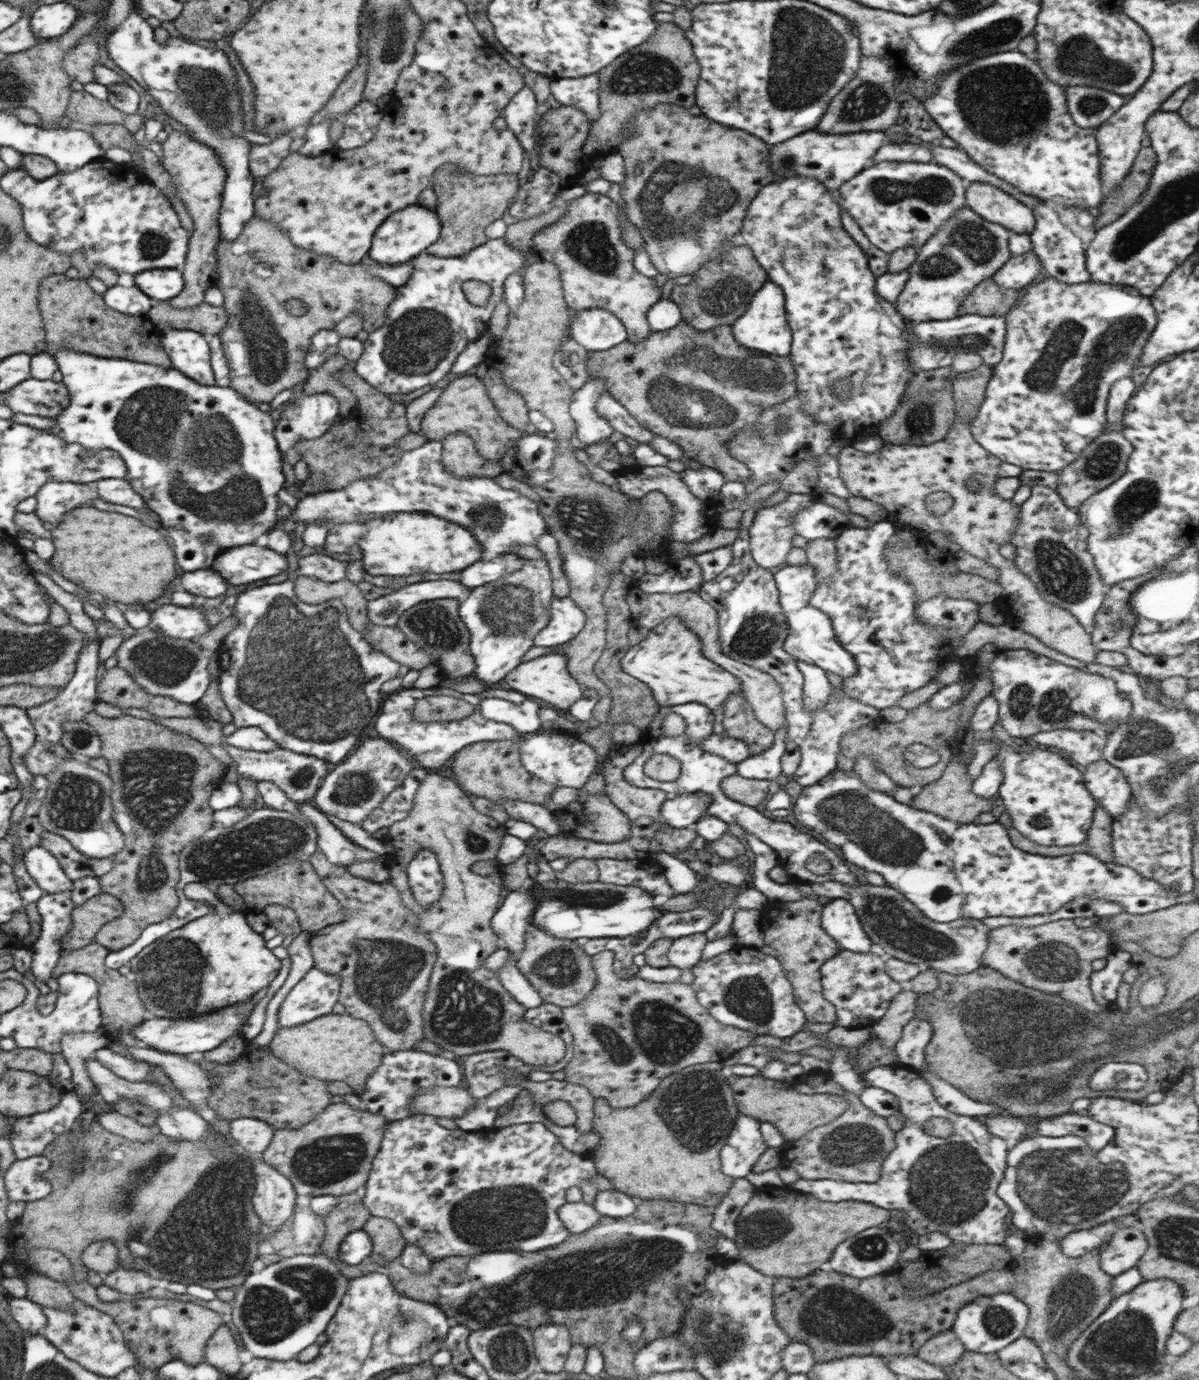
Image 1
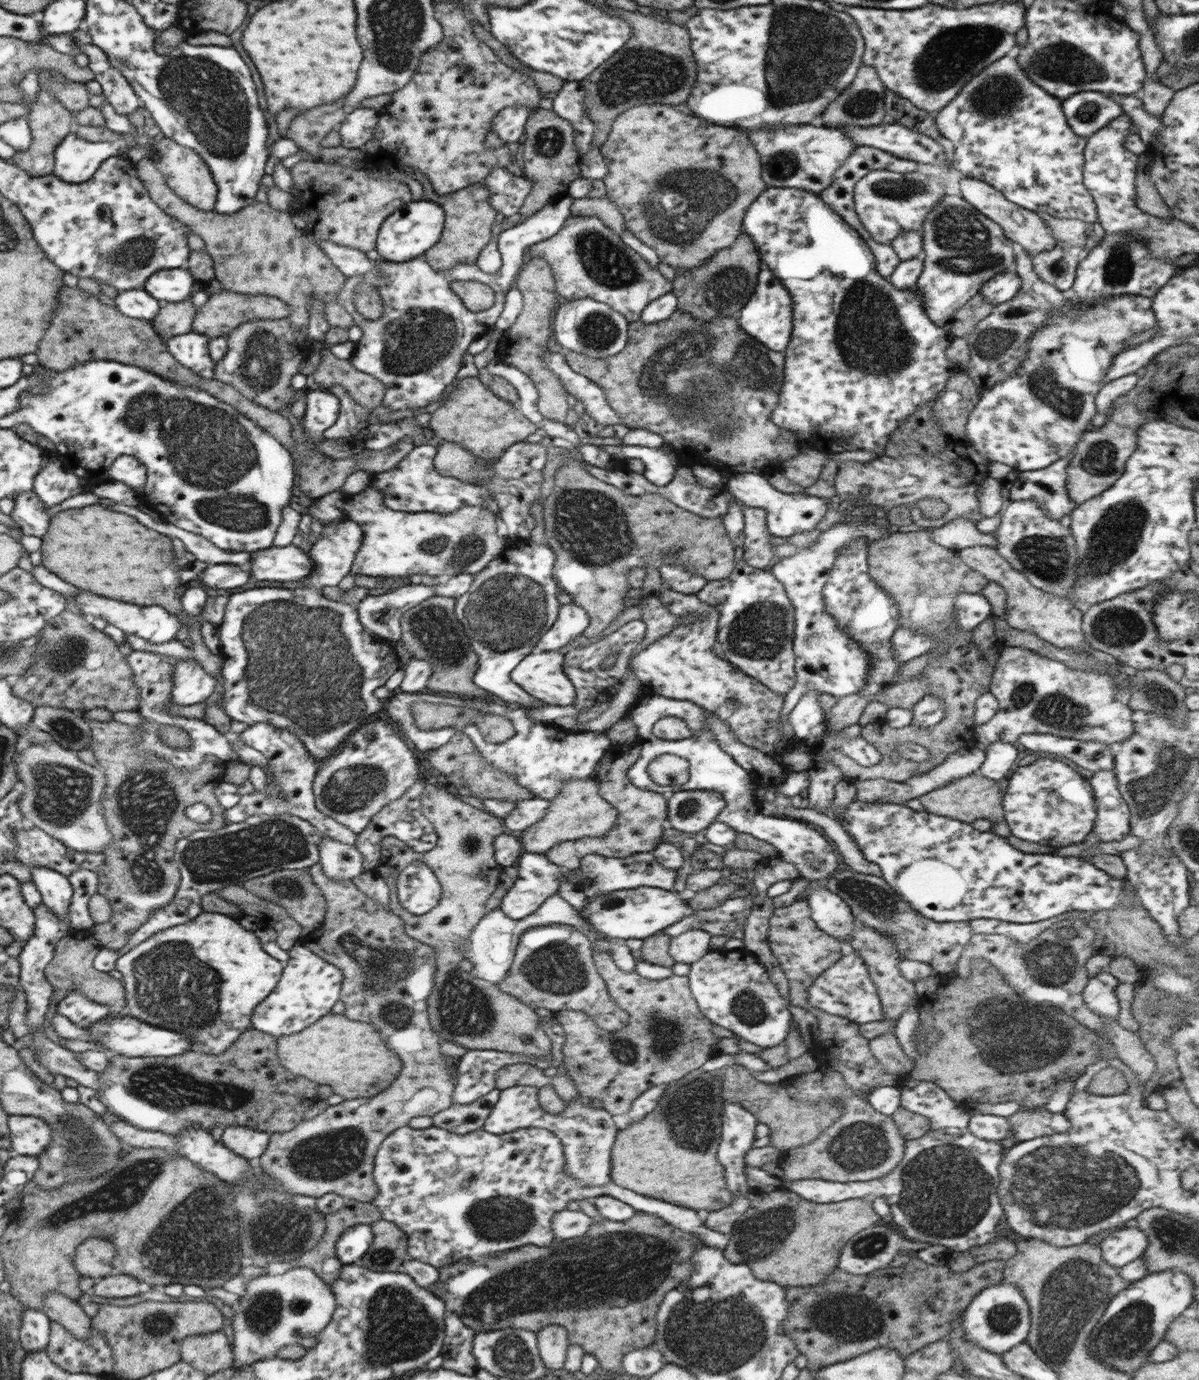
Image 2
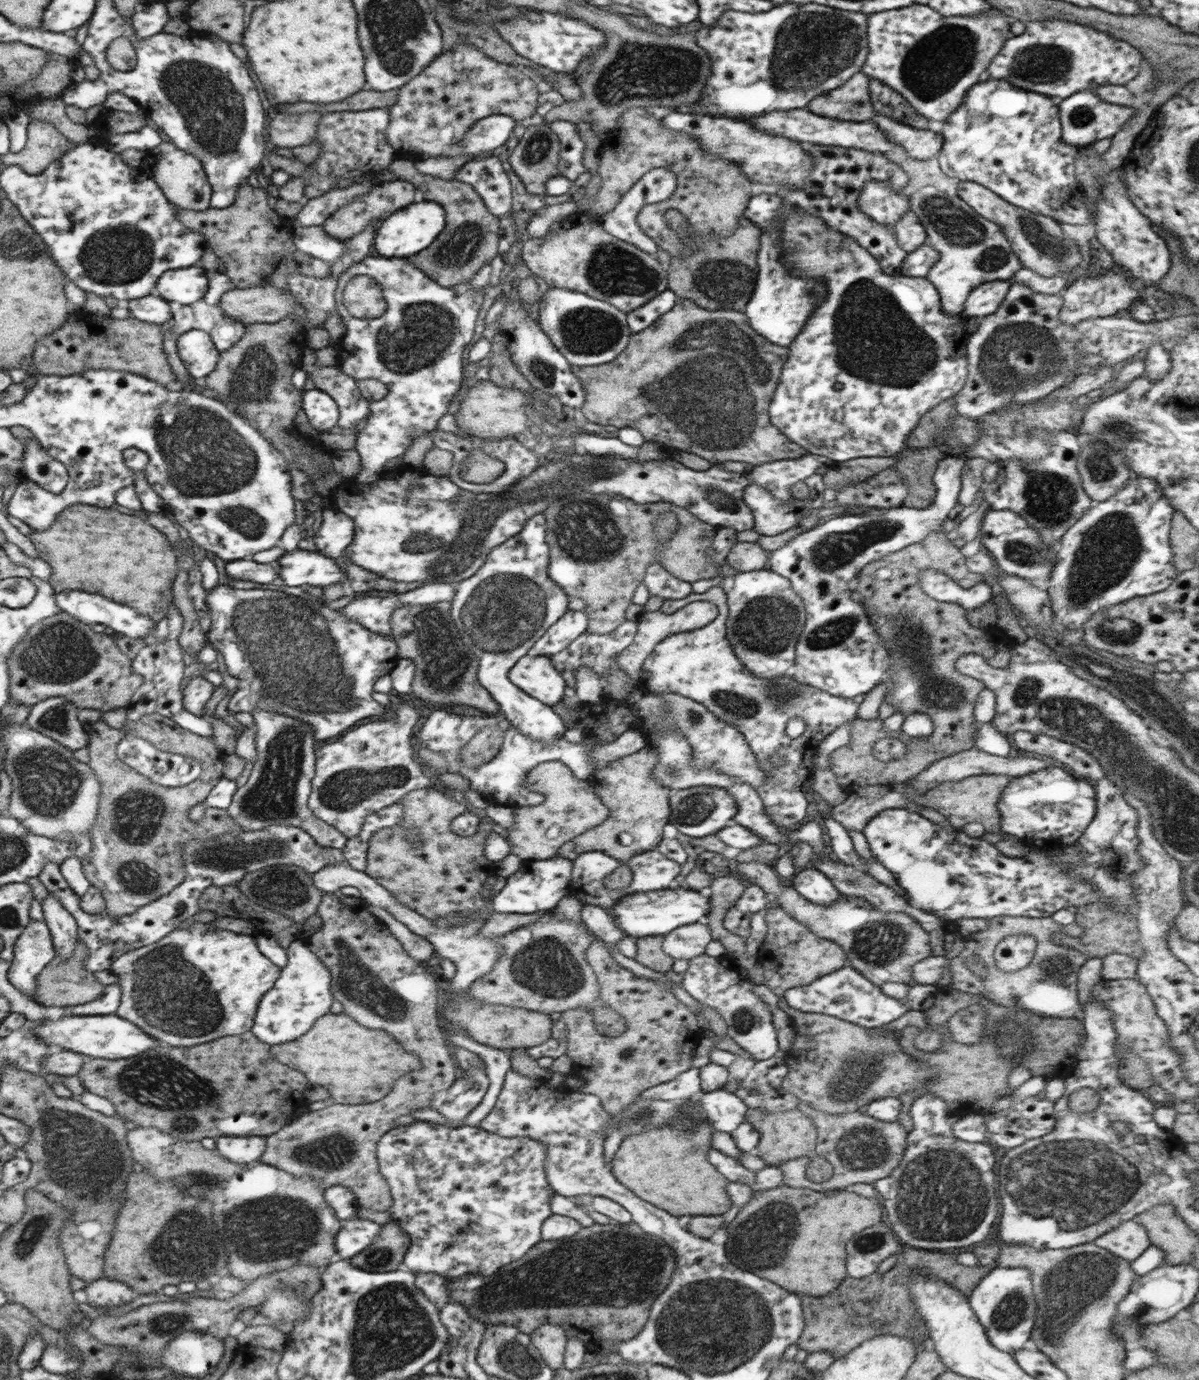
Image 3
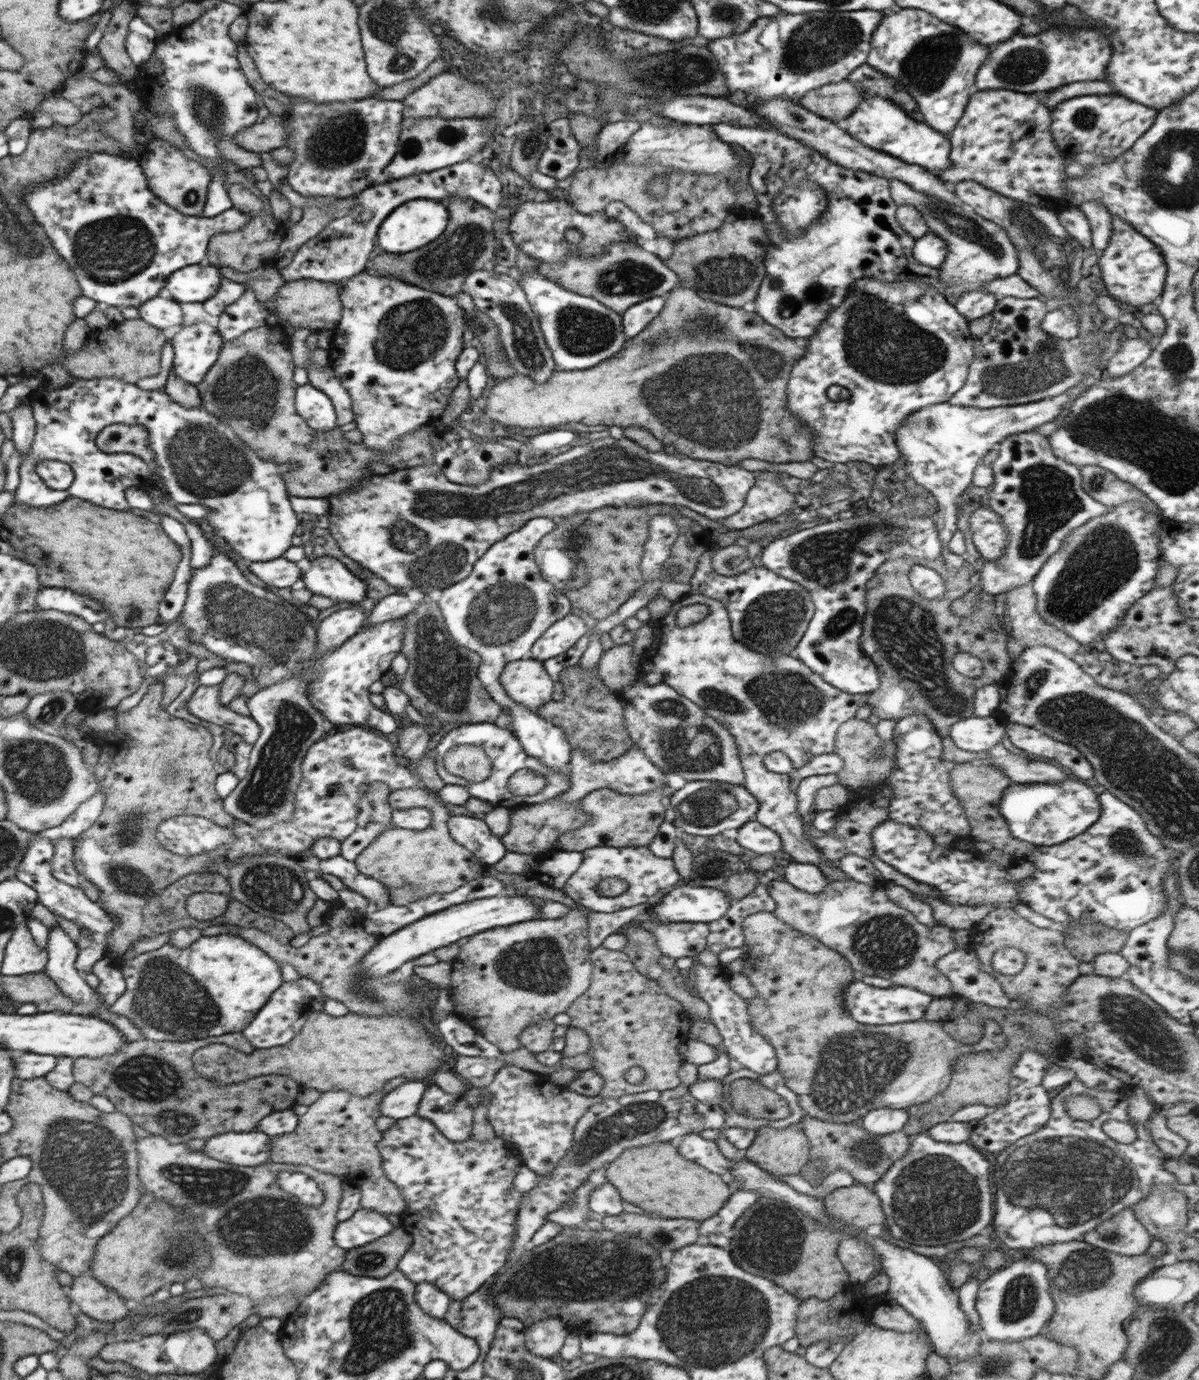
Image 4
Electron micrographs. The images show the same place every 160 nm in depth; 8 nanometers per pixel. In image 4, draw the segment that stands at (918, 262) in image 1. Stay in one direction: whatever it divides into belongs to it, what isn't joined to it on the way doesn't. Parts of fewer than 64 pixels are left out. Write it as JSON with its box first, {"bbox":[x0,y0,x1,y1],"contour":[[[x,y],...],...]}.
{"bbox":[889,179,1018,304],"contour":[[[890,179],[889,194],[896,205],[911,205],[925,221],[929,232],[940,236],[947,243],[945,260],[940,264],[940,279],[946,284],[945,298],[953,304],[961,292],[977,290],[984,282],[1005,278],[1018,269],[1018,256],[1006,232],[993,222],[981,218],[966,204],[953,205],[934,196],[927,196],[909,188],[898,180]]]}

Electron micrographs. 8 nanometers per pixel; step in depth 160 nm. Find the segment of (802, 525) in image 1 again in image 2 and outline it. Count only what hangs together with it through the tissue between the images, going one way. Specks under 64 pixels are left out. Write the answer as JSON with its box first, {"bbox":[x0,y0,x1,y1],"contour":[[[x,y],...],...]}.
{"bbox":[725,473,827,537],"contour":[[[735,473],[725,482],[727,492],[743,505],[763,508],[766,529],[772,536],[788,537],[814,528],[826,514],[827,501],[807,494],[782,494],[774,490],[759,473]]]}

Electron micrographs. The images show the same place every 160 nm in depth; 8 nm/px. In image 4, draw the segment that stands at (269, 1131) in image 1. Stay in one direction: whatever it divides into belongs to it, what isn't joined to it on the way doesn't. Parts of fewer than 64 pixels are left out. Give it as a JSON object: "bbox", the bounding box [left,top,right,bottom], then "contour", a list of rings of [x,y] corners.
{"bbox":[205,1130,270,1166],"contour":[[[254,1130],[216,1134],[206,1138],[205,1156],[235,1166],[257,1166],[268,1161],[270,1137]]]}

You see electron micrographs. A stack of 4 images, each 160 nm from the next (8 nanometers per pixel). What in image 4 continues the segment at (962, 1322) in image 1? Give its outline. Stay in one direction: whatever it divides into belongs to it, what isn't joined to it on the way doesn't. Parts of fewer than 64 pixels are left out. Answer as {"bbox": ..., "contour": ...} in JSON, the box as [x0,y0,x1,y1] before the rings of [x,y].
{"bbox":[974,1257,1055,1342],"contour":[[[1029,1257],[1008,1260],[1004,1266],[990,1273],[983,1282],[979,1282],[974,1300],[982,1338],[1019,1342],[1042,1332],[1055,1309],[1048,1286],[1048,1268]]]}

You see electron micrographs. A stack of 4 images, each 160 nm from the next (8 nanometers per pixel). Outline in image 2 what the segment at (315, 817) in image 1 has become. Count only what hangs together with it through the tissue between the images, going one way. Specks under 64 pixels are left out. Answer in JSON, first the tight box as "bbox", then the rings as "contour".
{"bbox":[317,837,363,881],"contour":[[[323,837],[317,850],[318,864],[329,881],[351,881],[363,871],[363,856],[354,845]]]}

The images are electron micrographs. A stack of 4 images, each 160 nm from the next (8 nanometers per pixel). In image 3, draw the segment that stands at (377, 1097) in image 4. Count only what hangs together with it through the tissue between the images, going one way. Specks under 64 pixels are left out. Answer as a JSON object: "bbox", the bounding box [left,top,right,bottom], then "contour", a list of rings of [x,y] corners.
{"bbox":[258,893,459,1212],"contour":[[[322,893],[316,913],[321,918],[321,927],[308,938],[305,945],[317,958],[319,958],[319,963],[321,963],[321,965],[323,965],[323,967],[329,971],[329,975],[331,975],[331,984],[329,985],[331,996],[334,998],[334,1000],[341,1003],[343,1009],[342,1012],[353,1018],[355,1022],[359,1022],[361,1026],[365,1026],[365,1028],[379,1028],[379,1030],[389,1032],[389,1034],[391,1034],[395,1040],[399,1040],[399,1042],[401,1042],[401,1046],[403,1046],[405,1050],[415,1053],[420,1058],[421,1066],[418,1068],[418,1070],[413,1070],[412,1073],[409,1073],[407,1078],[396,1078],[394,1083],[391,1085],[389,1092],[387,1092],[387,1094],[385,1094],[385,1096],[379,1100],[365,1104],[351,1105],[331,1102],[330,1105],[325,1106],[325,1108],[321,1108],[321,1110],[315,1110],[315,1112],[308,1110],[302,1111],[296,1119],[286,1123],[285,1126],[277,1129],[277,1132],[274,1132],[266,1137],[265,1148],[263,1149],[261,1156],[258,1158],[258,1161],[269,1166],[277,1167],[279,1170],[284,1170],[286,1173],[292,1174],[294,1177],[302,1177],[305,1175],[316,1178],[320,1182],[320,1187],[323,1190],[333,1185],[347,1187],[354,1194],[358,1207],[362,1207],[367,1210],[375,1210],[377,1212],[386,1212],[389,1206],[391,1206],[392,1198],[385,1179],[379,1174],[378,1171],[378,1162],[376,1159],[377,1141],[381,1138],[382,1134],[385,1134],[385,1131],[393,1128],[393,1126],[397,1126],[397,1124],[393,1125],[392,1122],[400,1116],[409,1115],[412,1112],[415,1112],[415,1110],[421,1110],[421,1108],[429,1109],[430,1098],[433,1096],[433,1094],[443,1090],[446,1091],[451,1084],[453,1084],[453,1081],[457,1079],[457,1075],[459,1074],[459,1067],[453,1065],[453,1058],[449,1056],[449,1050],[447,1050],[447,1046],[445,1045],[447,1042],[447,1034],[442,1028],[439,1019],[438,1008],[440,1001],[441,979],[431,972],[431,963],[421,963],[417,962],[417,960],[413,960],[402,949],[401,943],[391,934],[391,931],[386,927],[386,925],[370,914],[369,907],[367,907],[365,901],[361,901],[359,897],[347,897],[339,893]]]}

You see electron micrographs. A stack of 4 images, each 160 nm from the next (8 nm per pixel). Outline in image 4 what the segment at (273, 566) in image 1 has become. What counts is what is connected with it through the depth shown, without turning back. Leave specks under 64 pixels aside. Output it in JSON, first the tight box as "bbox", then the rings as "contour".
{"bbox":[300,556,366,602],"contour":[[[318,556],[307,571],[300,571],[300,584],[313,595],[326,596],[334,602],[362,602],[366,586],[332,556]]]}

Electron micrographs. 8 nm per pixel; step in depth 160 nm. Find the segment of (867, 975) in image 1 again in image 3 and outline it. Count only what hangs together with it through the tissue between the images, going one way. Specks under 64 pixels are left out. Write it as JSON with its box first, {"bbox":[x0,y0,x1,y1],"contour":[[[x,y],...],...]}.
{"bbox":[783,964,933,1029],"contour":[[[849,964],[829,973],[825,974],[809,985],[798,986],[787,989],[783,998],[787,1004],[795,1010],[801,1012],[818,1012],[826,1014],[842,1021],[847,1021],[857,1026],[869,1029],[881,1026],[897,1020],[908,1010],[923,1011],[933,1004],[933,985],[911,985],[906,992],[908,1001],[899,1002],[895,998],[881,993],[881,989],[865,979],[859,972],[855,971]]]}

